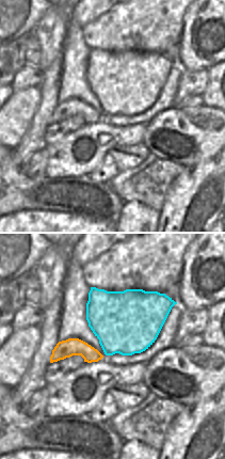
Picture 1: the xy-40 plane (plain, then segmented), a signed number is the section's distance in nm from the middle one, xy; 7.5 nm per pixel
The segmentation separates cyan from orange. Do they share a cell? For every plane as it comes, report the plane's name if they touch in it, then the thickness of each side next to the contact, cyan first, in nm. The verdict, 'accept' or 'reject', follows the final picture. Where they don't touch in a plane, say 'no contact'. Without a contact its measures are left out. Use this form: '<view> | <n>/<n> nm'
no contact

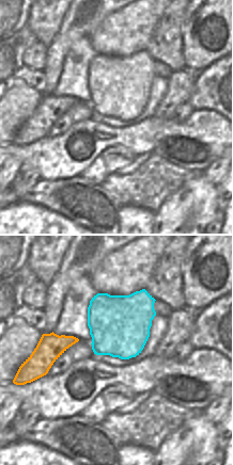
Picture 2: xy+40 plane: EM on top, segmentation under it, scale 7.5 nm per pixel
no contact

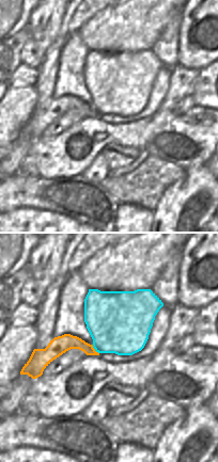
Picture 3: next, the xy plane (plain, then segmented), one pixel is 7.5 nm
xy | 440/130 nm

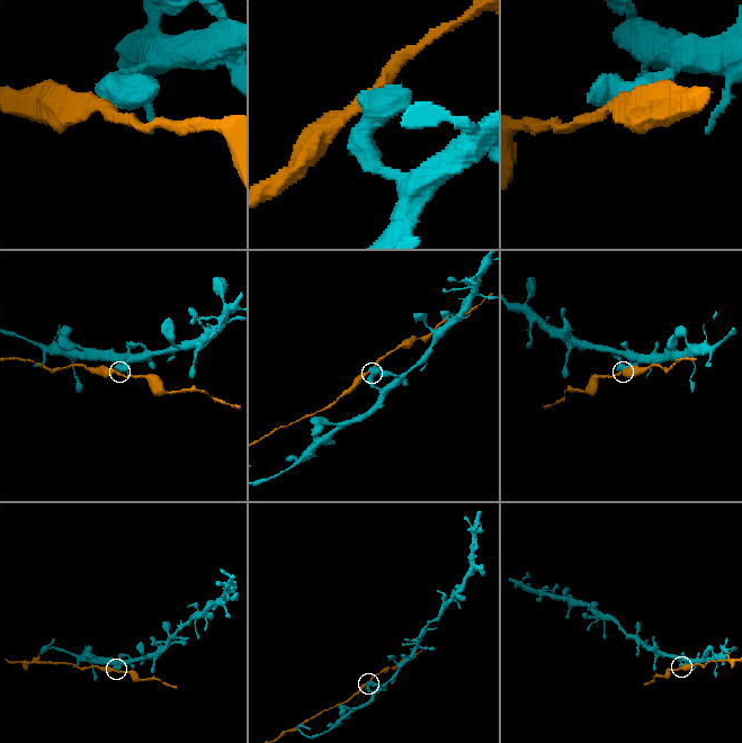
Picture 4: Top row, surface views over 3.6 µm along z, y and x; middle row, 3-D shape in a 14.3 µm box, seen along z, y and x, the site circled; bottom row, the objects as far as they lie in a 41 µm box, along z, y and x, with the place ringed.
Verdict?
reject

